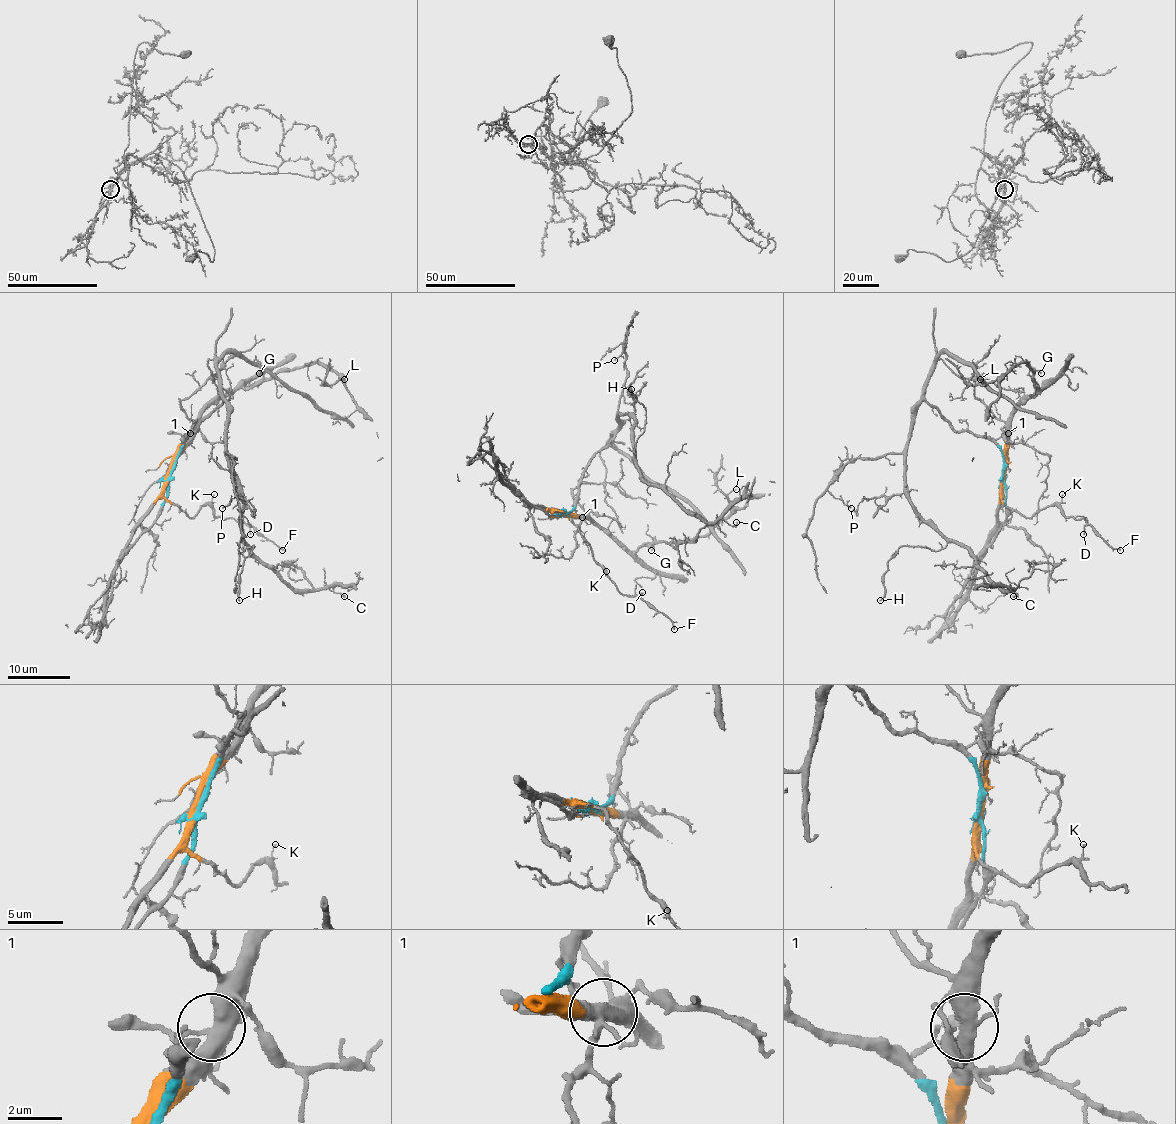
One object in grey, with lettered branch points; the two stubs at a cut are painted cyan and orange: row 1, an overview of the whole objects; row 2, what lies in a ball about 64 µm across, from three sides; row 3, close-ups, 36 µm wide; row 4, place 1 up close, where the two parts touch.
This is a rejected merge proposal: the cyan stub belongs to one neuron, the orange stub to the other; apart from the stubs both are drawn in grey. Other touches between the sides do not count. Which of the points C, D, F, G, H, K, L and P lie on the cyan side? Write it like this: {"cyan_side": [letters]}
{"cyan_side": ["C", "H", "P"]}

